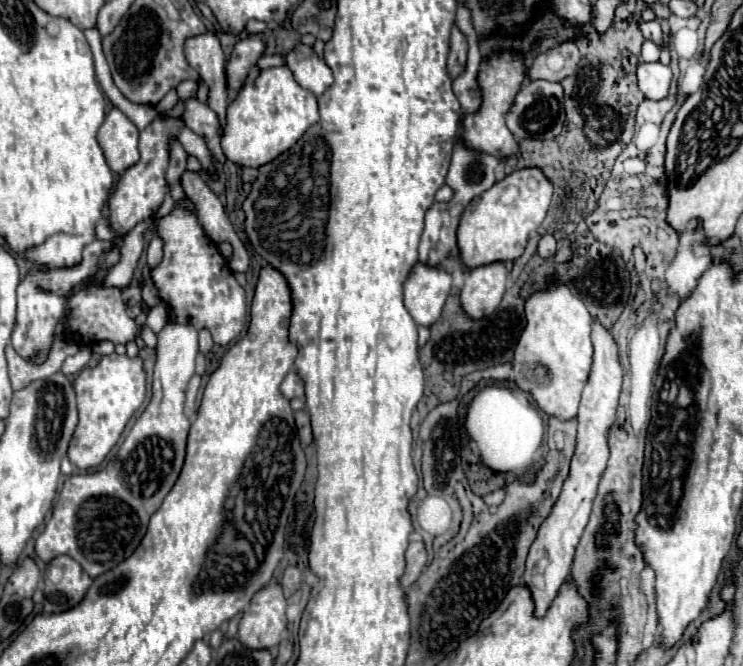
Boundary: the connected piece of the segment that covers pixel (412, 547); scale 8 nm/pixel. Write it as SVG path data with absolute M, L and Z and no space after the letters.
M413 542L413 544L409 544L409 548L407 548L407 552L405 552L405 562L407 562L405 572L403 572L403 576L399 578L399 584L401 584L403 590L405 590L405 588L411 588L411 584L419 578L421 570L423 570L425 564L427 564L427 552L425 552L425 548L423 548L423 542Z

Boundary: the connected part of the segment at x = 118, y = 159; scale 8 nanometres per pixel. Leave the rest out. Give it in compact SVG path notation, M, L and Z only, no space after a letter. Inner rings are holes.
M113 108L105 116L105 122L97 132L97 140L105 152L109 168L115 174L125 172L139 160L139 130L119 108Z

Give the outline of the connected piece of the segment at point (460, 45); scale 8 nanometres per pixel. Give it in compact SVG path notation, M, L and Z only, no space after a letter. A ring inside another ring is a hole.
M459 28L451 30L449 46L451 50L449 50L449 60L447 60L447 72L449 72L449 78L455 80L465 70L465 62L467 62L467 40L459 32Z

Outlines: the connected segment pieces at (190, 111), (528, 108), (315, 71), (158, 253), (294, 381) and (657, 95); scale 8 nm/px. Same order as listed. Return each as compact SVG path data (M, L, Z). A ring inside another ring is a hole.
M187 98L183 120L193 132L197 132L207 142L211 154L219 162L223 162L225 154L223 154L221 144L219 144L219 134L217 134L219 132L219 120L217 120L215 112L207 104L199 102L197 98Z
M533 80L527 86L519 90L515 96L509 112L507 112L507 128L517 140L525 138L537 138L537 140L547 140L555 138L565 122L565 110L563 110L563 88L561 84L553 84L547 80Z
M297 44L287 54L287 66L291 68L295 80L315 96L321 96L325 88L333 84L331 68L327 68L325 60L321 60L311 46ZM297 54L303 54L303 58L297 58Z
M153 238L149 248L147 248L147 264L149 264L149 270L153 270L163 258L163 250L161 250L161 240L159 238Z
M295 370L287 374L287 378L281 384L281 394L291 400L291 398L303 398L303 380L297 376Z
M639 62L637 64L637 84L645 98L661 100L669 92L671 68L661 62Z

